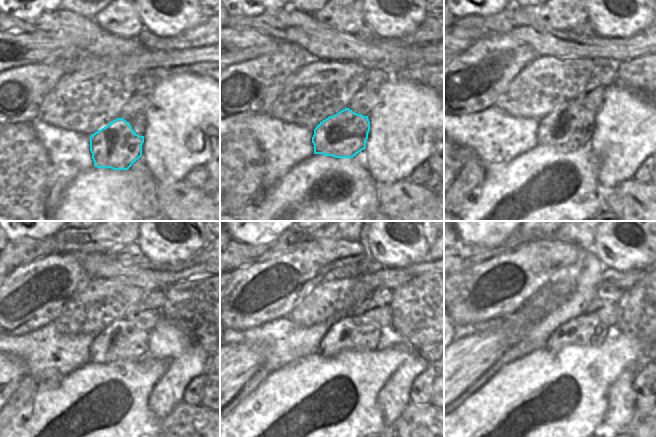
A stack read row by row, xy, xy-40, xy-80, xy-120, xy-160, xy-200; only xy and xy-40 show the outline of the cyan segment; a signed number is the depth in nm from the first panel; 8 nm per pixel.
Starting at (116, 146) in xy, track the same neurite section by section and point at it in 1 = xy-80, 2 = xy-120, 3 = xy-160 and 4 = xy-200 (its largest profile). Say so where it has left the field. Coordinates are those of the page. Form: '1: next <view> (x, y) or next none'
1: next xy-80 (570, 125)
2: next xy-120 (122, 340)
3: next xy-160 (350, 332)
4: next xy-200 (585, 330)

